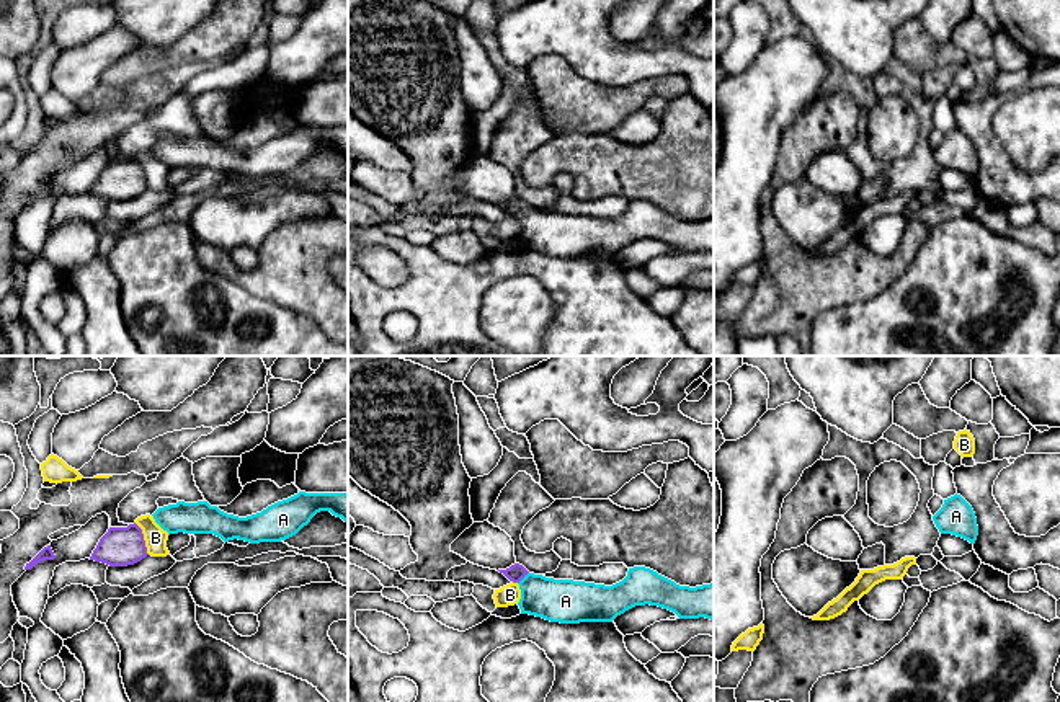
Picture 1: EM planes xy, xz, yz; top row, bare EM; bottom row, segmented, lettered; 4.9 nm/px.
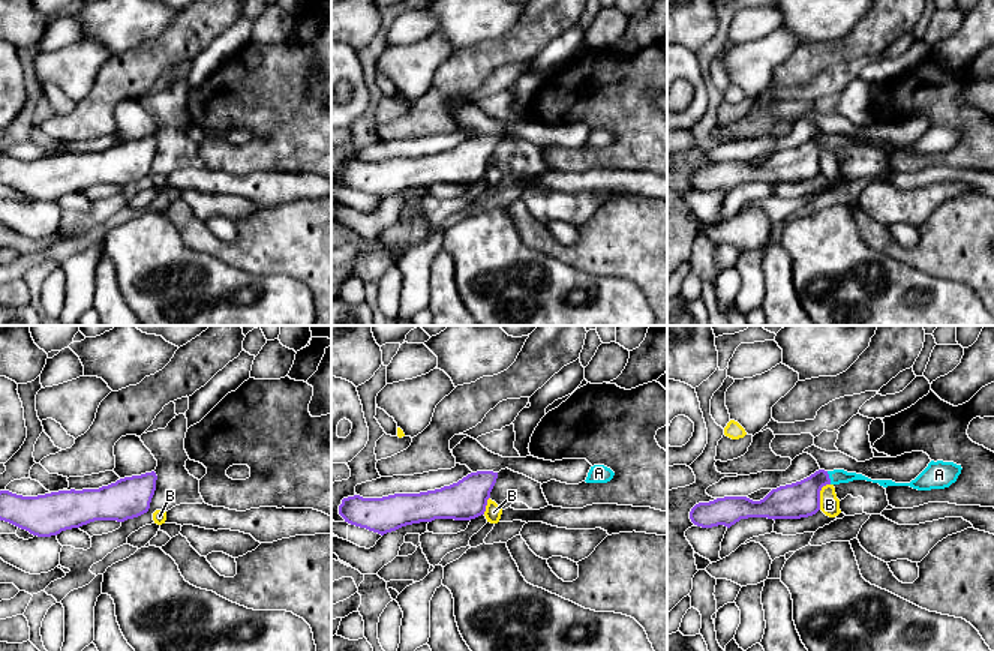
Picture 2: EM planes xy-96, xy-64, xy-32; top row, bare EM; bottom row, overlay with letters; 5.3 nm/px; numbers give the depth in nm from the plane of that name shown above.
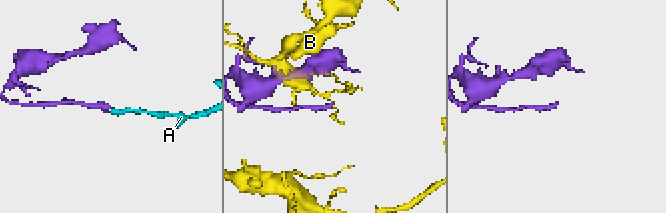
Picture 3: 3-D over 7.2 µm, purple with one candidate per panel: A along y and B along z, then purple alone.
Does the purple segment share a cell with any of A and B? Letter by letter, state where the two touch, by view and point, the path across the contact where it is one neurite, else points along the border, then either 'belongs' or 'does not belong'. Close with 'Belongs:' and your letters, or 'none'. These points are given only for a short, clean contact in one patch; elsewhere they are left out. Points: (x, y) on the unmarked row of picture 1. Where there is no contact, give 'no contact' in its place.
A: contact xz (523, 211); way xz (516, 206), (523, 211), (544, 232), (565, 235); belongs
B: contact xy (142, 173); does not belong
Belongs: A

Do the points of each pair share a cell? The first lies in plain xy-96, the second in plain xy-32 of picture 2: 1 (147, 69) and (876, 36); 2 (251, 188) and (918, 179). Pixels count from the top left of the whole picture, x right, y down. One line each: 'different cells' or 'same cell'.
1: same cell
2: same cell

